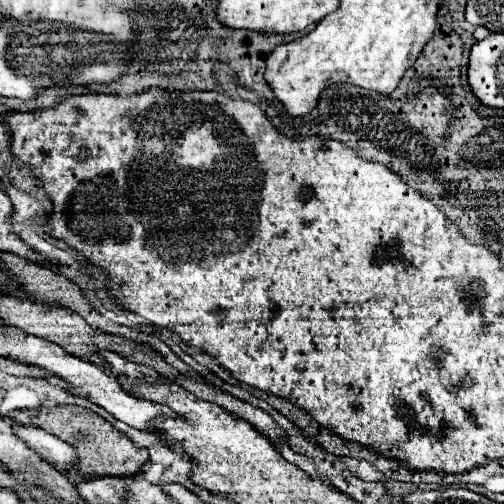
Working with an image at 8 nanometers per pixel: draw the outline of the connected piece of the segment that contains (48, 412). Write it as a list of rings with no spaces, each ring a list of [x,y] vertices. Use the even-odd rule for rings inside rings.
[[[57,405],[57,407],[41,407],[41,409],[17,409],[17,411],[9,411],[7,417],[9,417],[13,423],[17,423],[17,425],[41,427],[43,431],[49,431],[51,435],[63,439],[65,443],[71,443],[71,445],[79,447],[79,449],[77,449],[77,461],[73,463],[73,467],[67,469],[67,471],[71,473],[71,475],[69,475],[69,481],[71,481],[71,483],[75,483],[75,481],[77,481],[77,483],[83,483],[83,481],[97,479],[97,477],[107,477],[107,475],[111,475],[111,477],[133,477],[133,475],[141,469],[141,465],[147,461],[145,451],[133,447],[133,443],[129,443],[129,439],[125,439],[125,435],[121,435],[117,429],[113,429],[111,423],[107,423],[107,421],[101,419],[99,415],[91,413],[89,409],[83,409],[83,407],[77,407],[77,405]],[[79,433],[87,435],[87,439],[77,443],[77,435],[79,435]]]

